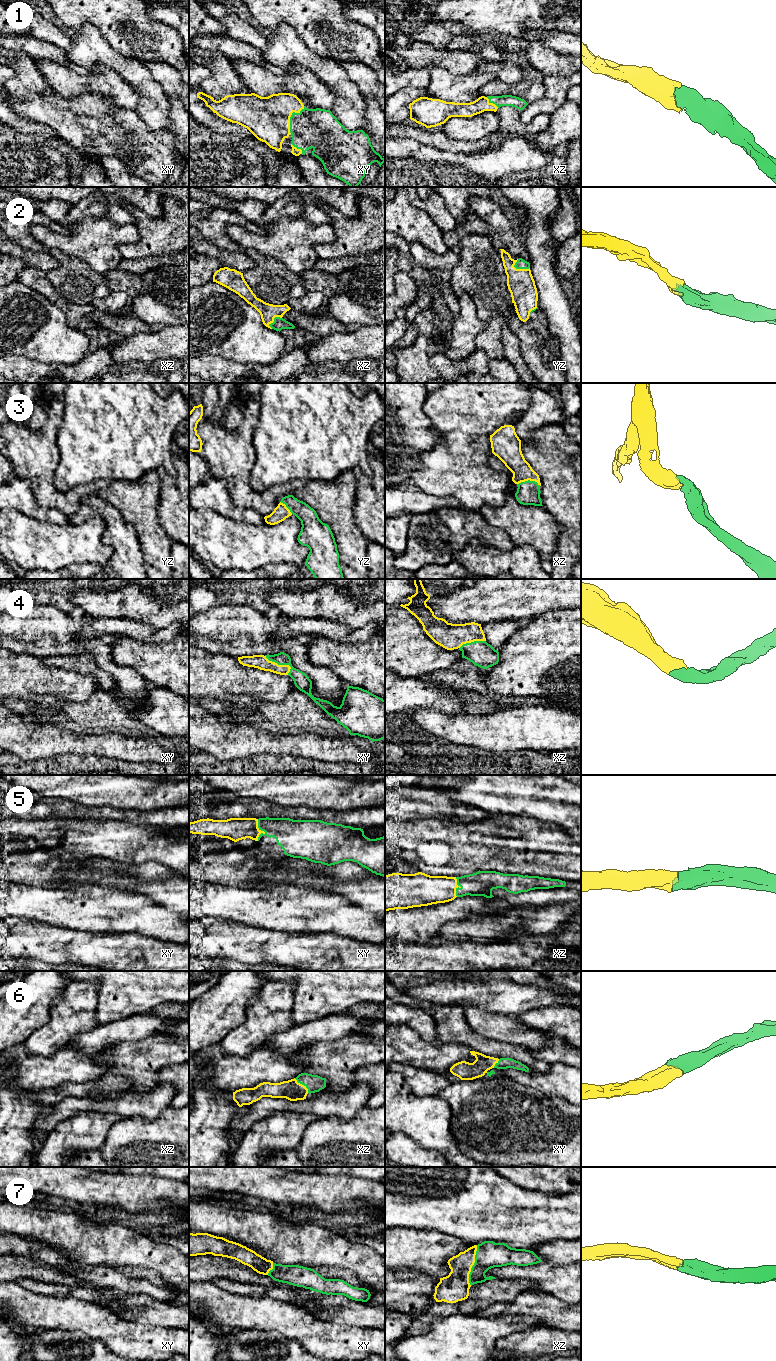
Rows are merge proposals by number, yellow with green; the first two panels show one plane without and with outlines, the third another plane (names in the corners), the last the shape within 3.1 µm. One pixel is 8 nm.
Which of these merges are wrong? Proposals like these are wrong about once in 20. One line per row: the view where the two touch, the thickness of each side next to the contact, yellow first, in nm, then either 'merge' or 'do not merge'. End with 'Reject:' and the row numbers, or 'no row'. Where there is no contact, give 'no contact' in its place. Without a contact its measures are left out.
1: contact in xy; calibres 360 and 320 nm; merge
2: contact in yz; calibres 220 and 80 nm; merge
3: contact in xz; calibres 180 and 190 nm; merge
4: contact in xy; calibres 110 and 120 nm; merge
5: contact in xy; calibres 190 and 240 nm; merge
6: contact in xz; calibres 160 and 140 nm; merge
7: contact in xz; calibres 220 and 220 nm; merge
Reject: no row

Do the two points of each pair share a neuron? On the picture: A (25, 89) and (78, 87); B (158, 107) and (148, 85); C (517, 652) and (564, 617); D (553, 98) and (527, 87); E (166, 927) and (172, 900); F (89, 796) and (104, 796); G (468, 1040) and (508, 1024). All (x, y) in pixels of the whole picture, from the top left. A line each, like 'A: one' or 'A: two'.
A: two
B: one
C: one
D: two
E: two
F: one
G: two

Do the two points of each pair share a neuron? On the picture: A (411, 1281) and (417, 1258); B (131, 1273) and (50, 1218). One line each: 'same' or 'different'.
A: different
B: different

